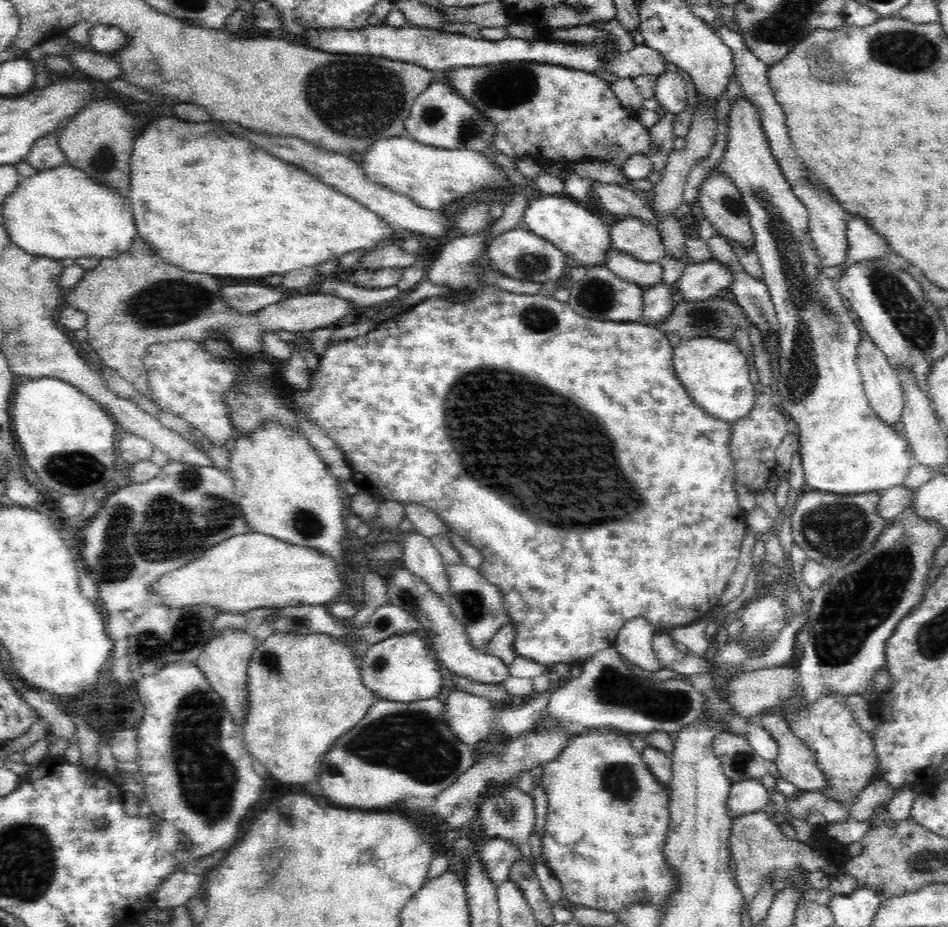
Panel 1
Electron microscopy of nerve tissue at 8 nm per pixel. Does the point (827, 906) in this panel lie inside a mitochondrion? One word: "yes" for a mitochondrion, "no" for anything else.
no

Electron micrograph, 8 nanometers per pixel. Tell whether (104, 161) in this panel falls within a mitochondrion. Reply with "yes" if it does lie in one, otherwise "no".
yes

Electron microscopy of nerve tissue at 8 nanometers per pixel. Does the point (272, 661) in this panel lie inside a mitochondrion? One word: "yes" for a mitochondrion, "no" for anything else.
yes

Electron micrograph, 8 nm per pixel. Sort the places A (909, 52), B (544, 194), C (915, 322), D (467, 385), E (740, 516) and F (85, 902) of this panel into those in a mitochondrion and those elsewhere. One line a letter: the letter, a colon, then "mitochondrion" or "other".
A: mitochondrion
B: other
C: mitochondrion
D: mitochondrion
E: other
F: other

